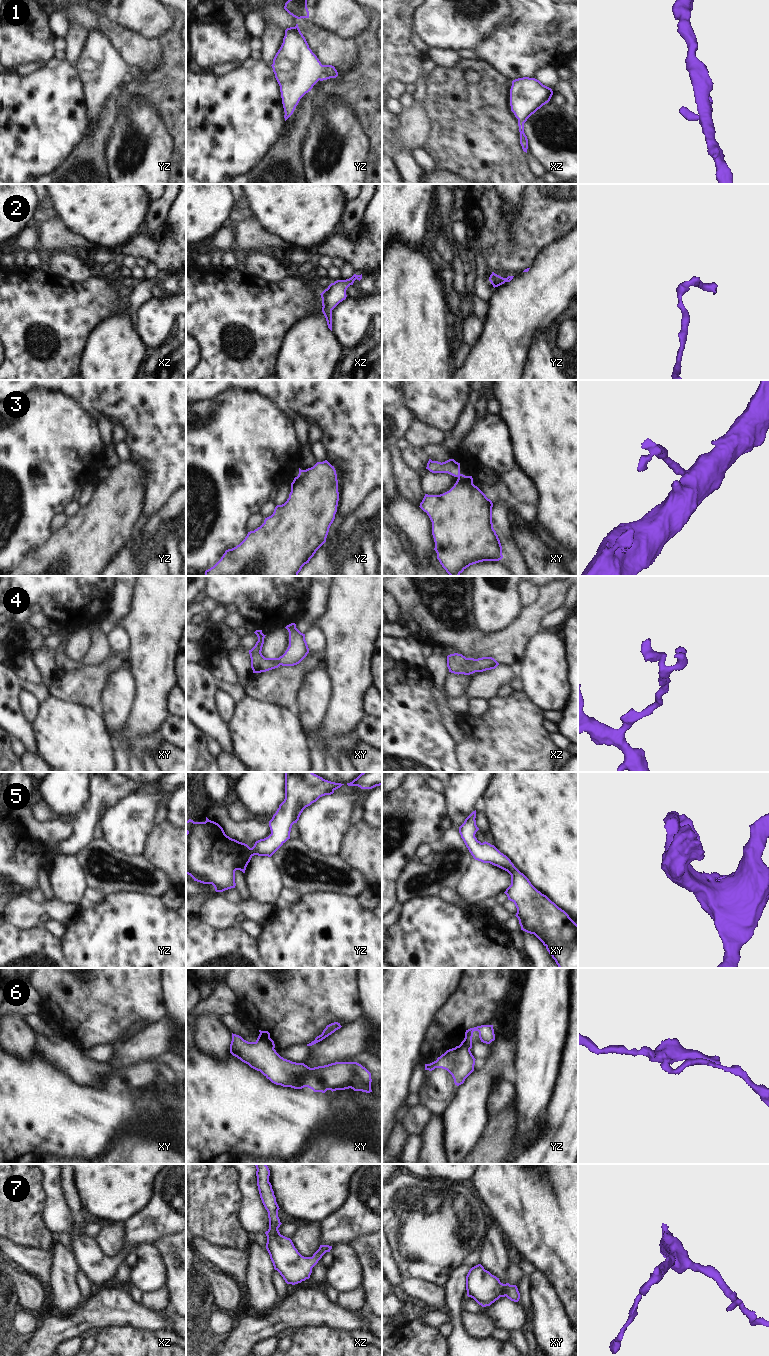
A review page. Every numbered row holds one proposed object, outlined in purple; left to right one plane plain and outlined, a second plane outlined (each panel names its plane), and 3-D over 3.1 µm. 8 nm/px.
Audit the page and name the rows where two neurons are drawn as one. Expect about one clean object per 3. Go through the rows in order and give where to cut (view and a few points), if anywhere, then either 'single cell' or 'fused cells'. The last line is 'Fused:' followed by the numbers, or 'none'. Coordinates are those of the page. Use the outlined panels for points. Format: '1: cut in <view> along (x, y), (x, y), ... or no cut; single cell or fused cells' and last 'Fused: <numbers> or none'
1: no cut; single cell
2: no cut; single cell
3: cut in xy along (460, 474), (457, 476); fused cells
4: no cut; single cell
5: no cut; single cell
6: cut in xy along (259, 1035), (273, 1048); fused cells
7: no cut; single cell
Fused: 3, 6

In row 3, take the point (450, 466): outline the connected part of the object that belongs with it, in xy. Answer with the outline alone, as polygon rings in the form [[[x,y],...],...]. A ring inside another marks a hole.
[[[429,459],[426,469],[432,473],[448,473],[454,477],[460,475],[460,463],[456,462],[454,459],[449,459],[442,463]]]

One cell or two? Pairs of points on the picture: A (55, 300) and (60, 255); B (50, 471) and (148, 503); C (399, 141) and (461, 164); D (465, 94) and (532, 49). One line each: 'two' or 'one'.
A: two
B: two
C: two
D: two

